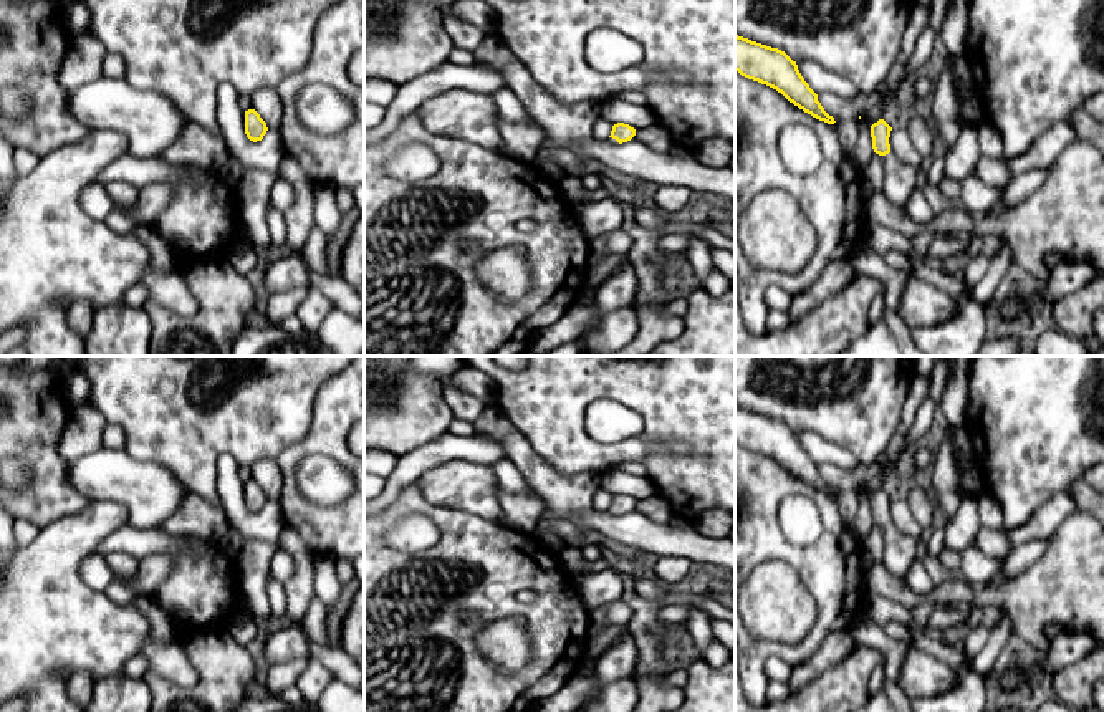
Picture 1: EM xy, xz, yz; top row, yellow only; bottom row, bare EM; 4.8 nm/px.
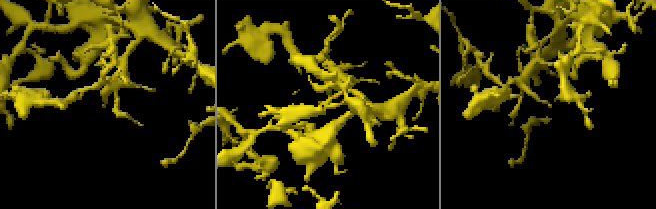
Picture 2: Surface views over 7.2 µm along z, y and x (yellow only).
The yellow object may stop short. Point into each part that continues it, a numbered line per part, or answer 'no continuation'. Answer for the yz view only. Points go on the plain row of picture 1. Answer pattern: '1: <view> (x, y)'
1: yz (899, 550)

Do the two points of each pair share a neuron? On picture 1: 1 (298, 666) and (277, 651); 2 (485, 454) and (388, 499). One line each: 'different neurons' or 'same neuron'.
1: different neurons
2: same neuron

